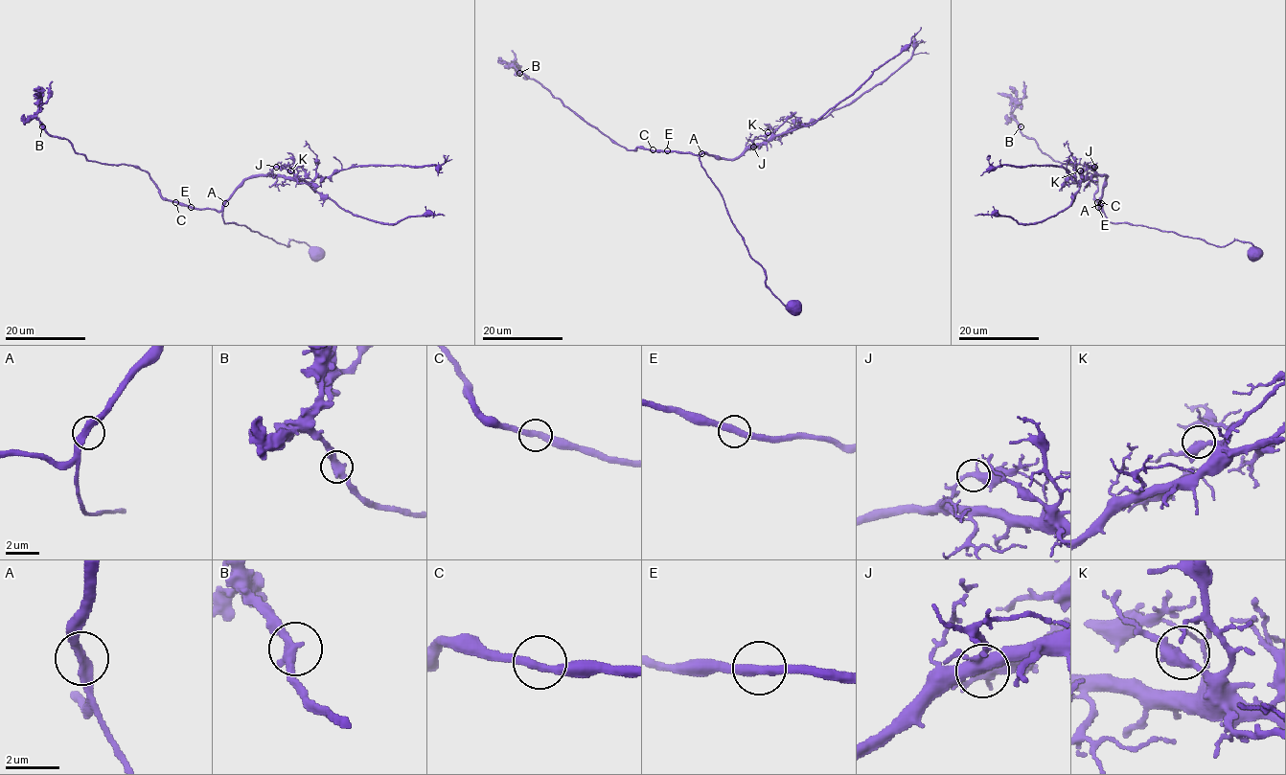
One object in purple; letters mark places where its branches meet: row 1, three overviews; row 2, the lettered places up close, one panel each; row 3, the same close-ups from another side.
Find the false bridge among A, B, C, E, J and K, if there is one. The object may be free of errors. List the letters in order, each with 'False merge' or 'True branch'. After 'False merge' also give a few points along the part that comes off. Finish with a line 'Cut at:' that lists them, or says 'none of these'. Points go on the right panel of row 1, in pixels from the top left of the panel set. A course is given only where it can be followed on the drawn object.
A: True branch
B: True branch
C: True branch
E: True branch
J: True branch
K: True branch
Cut at: none of these

